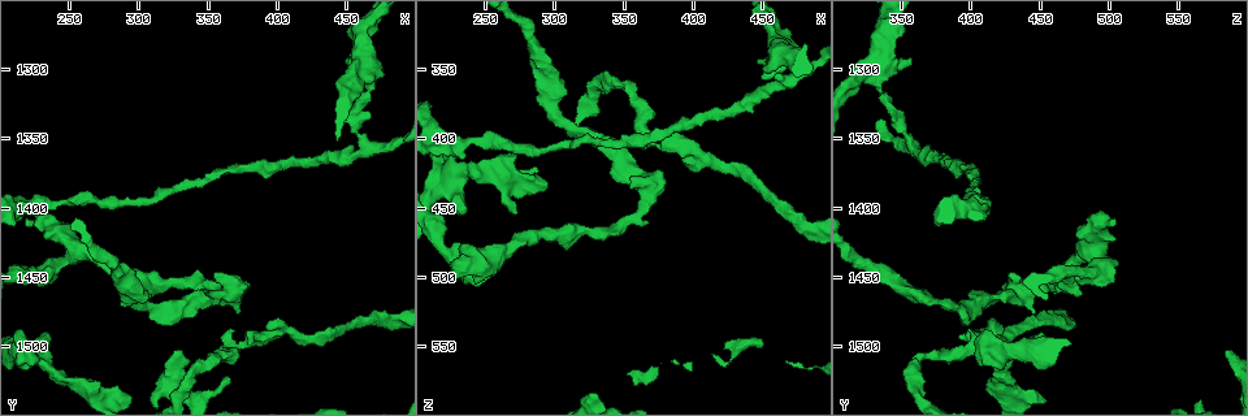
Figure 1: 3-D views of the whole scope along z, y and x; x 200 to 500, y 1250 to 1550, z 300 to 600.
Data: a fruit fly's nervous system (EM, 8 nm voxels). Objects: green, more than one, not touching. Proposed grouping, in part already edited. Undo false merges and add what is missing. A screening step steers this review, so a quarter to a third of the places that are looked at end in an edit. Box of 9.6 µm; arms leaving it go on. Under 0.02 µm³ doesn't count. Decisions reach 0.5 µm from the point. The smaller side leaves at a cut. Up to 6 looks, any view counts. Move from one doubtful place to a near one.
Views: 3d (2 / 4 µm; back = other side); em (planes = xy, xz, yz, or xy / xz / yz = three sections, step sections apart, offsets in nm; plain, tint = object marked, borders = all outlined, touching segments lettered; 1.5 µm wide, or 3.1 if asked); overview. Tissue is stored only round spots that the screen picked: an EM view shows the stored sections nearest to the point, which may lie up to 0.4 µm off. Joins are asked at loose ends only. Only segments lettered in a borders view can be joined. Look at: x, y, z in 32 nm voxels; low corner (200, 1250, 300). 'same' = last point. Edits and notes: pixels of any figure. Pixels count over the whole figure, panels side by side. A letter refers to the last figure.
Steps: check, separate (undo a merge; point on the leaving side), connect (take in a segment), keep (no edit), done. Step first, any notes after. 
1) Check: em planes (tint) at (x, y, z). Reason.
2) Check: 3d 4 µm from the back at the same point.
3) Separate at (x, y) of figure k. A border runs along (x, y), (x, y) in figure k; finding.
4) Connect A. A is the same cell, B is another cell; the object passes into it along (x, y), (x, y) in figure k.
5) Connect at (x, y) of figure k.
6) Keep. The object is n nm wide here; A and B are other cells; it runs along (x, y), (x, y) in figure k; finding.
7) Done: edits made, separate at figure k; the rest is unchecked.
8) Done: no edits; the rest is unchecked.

Check: 3d 2 µm at (354, 1506, 362). Thin neck.

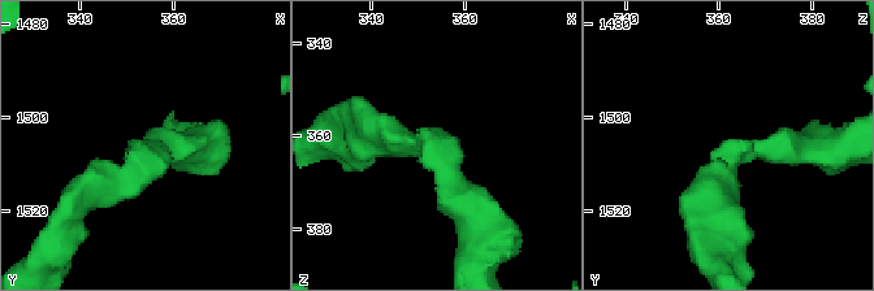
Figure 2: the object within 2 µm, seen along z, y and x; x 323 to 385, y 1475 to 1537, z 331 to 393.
Check: em xy step 8 (borders) at (355, 1508, 364). The arms are 220, 280 nm wide.

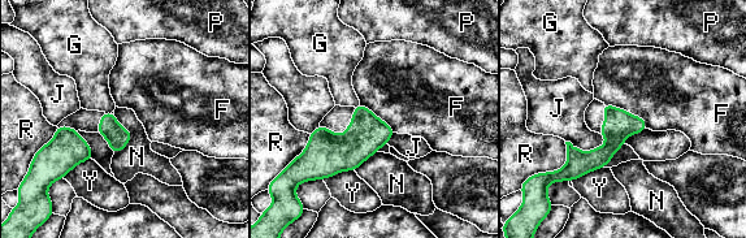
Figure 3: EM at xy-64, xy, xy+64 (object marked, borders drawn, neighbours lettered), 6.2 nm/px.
Check: em planes (borders) at the same point.

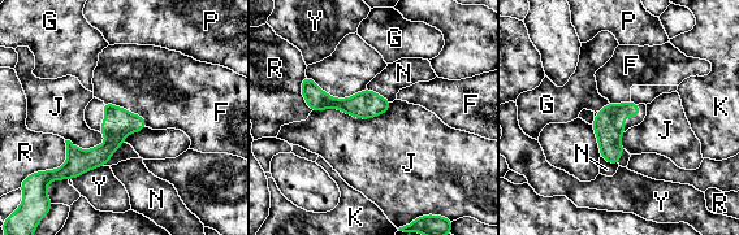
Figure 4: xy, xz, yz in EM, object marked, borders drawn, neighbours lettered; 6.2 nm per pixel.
Keep. The longest contact is with J, 500 nm; F, G, J, K, N, P, R and Y are other cells; a border runs along (103, 100), (126, 109) in figure 4; continuous, no second cell.

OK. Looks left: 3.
Check: 3d 2 µm at (330, 1502, 584). An open end.

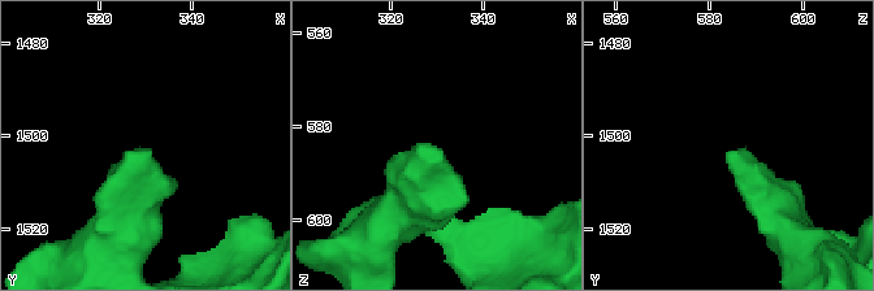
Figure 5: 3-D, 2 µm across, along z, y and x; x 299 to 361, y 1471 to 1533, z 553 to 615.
Check: em planes (borders) at (330, 1503, 586).

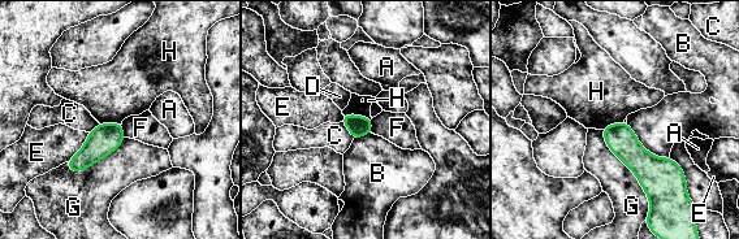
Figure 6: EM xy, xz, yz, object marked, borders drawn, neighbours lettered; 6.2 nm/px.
Keep. A, B, C, D, E, F, G and H are other cells; a border runs along (342, 113), (363, 114), (371, 118) in figure 6; none of them fits.

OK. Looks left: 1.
Check: em planes (borders) at (220, 1408, 502). Branch stops here.

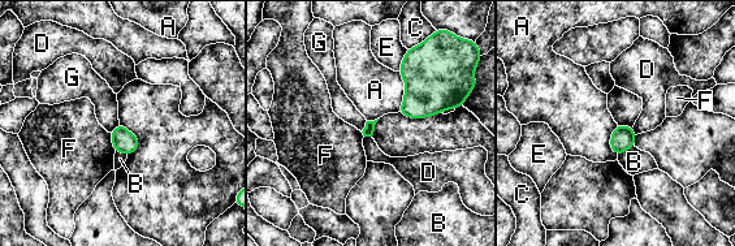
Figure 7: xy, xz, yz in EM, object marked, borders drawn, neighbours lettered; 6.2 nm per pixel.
Keep. A, B, C, D, E, F and G are other cells; a border runs along (367, 121), (362, 132) in figure 7; no lettered segment goes on from it.

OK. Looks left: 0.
Done: no edits; the rest is unchecked.

